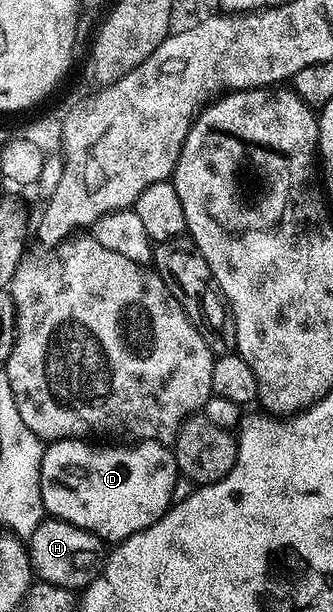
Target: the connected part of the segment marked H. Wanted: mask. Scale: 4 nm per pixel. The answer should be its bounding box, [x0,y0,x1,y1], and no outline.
[29,518,108,590]

